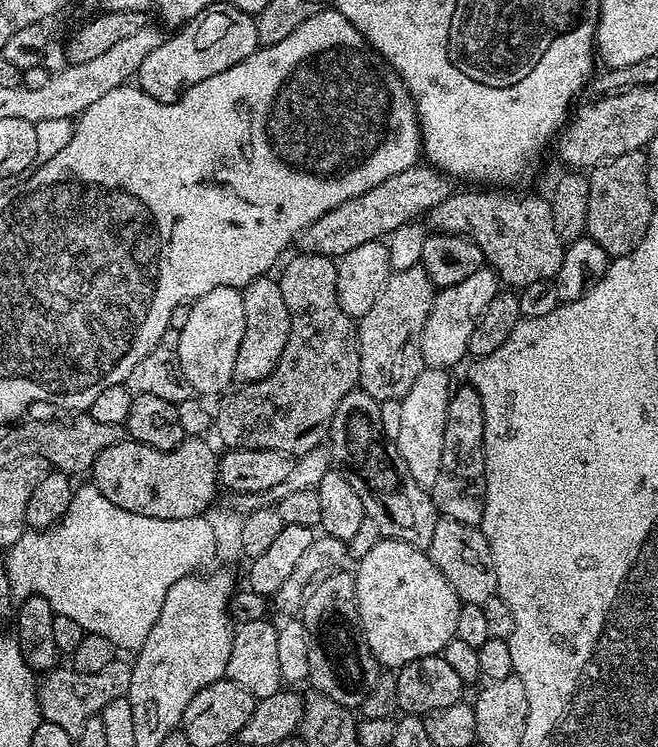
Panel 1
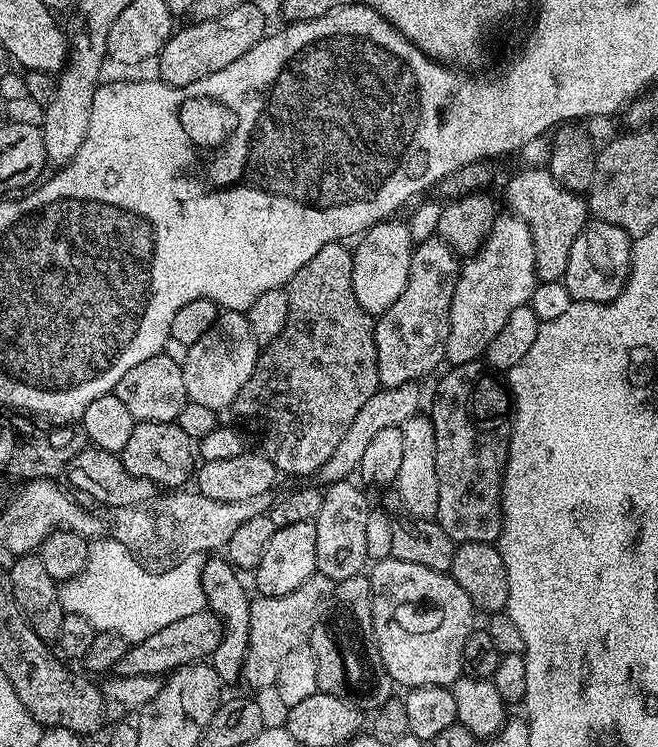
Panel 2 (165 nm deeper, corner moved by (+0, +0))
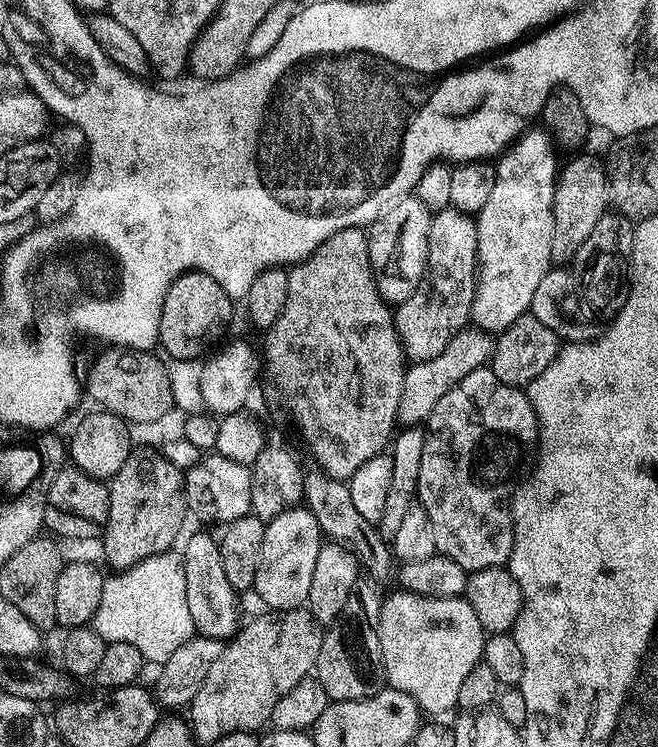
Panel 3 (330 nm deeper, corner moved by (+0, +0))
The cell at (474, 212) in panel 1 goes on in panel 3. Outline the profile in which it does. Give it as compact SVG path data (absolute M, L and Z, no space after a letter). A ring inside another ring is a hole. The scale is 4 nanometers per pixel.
M576 154L568 165L559 169L554 190L554 238L550 241L552 263L556 266L568 266L575 260L582 242L590 238L598 218L602 218L610 208L608 199L608 174L603 159L596 156Z

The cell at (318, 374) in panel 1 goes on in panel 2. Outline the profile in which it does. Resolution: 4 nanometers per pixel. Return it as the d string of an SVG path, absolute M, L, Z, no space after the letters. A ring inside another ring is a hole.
M347 243L322 246L322 250L318 250L318 254L314 254L314 258L310 258L310 262L306 262L306 266L302 266L302 270L298 270L298 274L294 274L294 278L288 281L286 291L288 293L286 326L282 330L282 334L278 334L278 338L271 340L261 351L254 374L250 374L250 382L246 382L246 386L242 386L238 398L232 404L231 411L237 412L242 419L249 420L260 431L260 436L264 439L263 455L267 456L269 462L276 467L277 473L284 475L285 472L288 476L306 476L310 472L319 473L326 458L330 458L330 454L334 454L334 450L338 450L338 442L342 442L342 434L346 434L346 430L350 430L350 422L354 422L358 410L362 410L362 406L366 406L366 402L370 402L372 395L380 391L382 387L378 378L378 350L374 346L376 325L374 317L366 310L362 310L362 306L358 306L358 298L354 298L352 248Z

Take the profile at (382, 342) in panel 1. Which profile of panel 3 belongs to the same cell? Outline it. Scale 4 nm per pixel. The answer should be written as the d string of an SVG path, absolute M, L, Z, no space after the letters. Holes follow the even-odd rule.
M447 208L435 213L428 235L428 271L426 278L406 302L395 309L396 333L409 361L438 358L446 350L446 342L469 323L476 293L478 265L478 230L469 213Z

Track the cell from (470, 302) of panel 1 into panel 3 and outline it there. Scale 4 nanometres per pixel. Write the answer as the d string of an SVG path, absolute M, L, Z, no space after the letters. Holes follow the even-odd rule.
M525 131L495 161L494 190L475 217L478 230L476 293L471 323L481 332L504 332L534 302L534 289L554 267L550 241L554 238L554 190L558 175L557 149L547 131Z

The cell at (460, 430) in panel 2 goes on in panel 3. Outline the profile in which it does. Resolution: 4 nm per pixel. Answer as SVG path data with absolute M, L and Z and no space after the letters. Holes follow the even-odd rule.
M485 366L466 374L458 386L446 390L442 394L438 406L428 415L426 421L426 431L424 434L424 445L422 446L422 462L418 466L418 486L416 487L416 500L424 507L426 514L430 514L430 526L434 526L434 546L437 553L462 566L462 570L469 574L478 570L487 568L505 567L512 553L514 546L514 530L512 529L512 495L516 493L518 475L516 476L516 467L520 464L520 456L531 457L537 451L540 438L540 427L536 421L534 410L528 401L528 393L524 388L515 388L506 382L502 382L494 373L491 367Z

